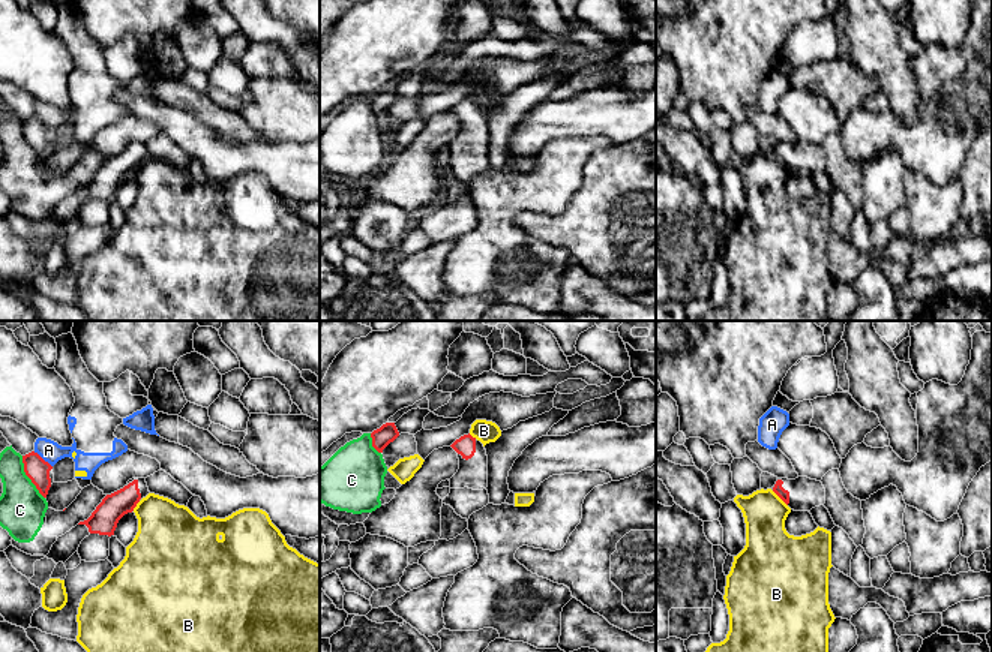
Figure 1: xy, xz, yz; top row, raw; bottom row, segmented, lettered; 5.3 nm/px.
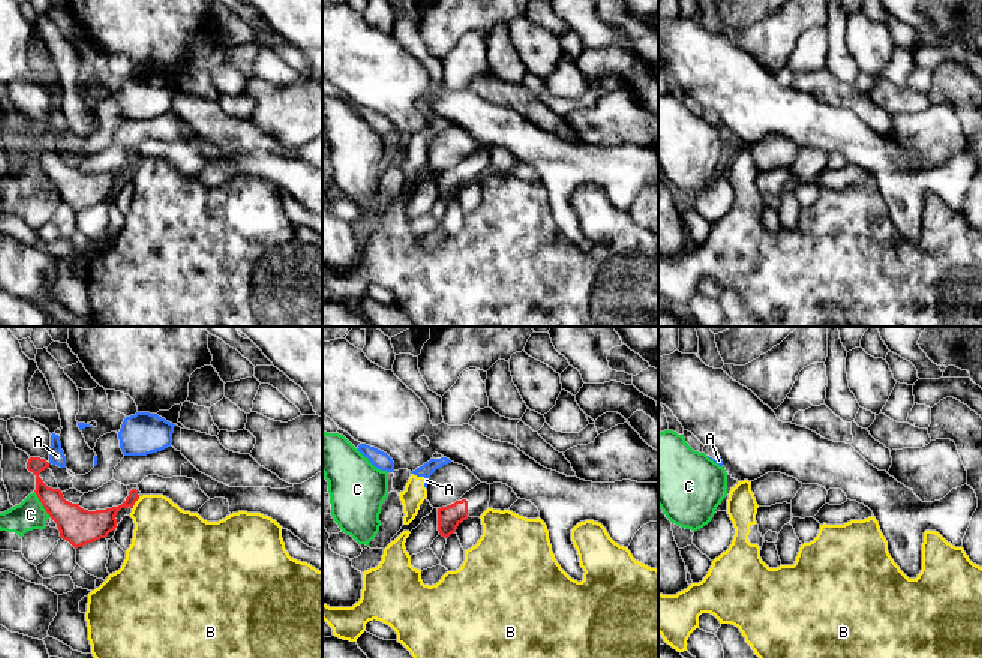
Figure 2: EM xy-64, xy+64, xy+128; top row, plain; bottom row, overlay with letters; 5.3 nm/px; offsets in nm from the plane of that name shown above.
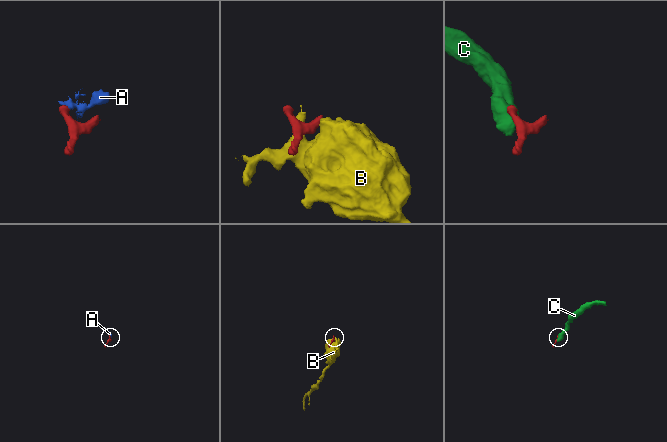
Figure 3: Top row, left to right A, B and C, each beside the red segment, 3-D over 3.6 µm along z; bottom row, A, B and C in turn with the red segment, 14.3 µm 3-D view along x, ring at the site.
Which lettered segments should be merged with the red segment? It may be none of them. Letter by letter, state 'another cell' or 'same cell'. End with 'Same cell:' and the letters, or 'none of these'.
A: another cell
B: another cell
C: another cell
Same cell: none of these

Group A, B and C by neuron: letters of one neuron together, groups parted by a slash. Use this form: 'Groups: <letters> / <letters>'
Groups: A B / C

